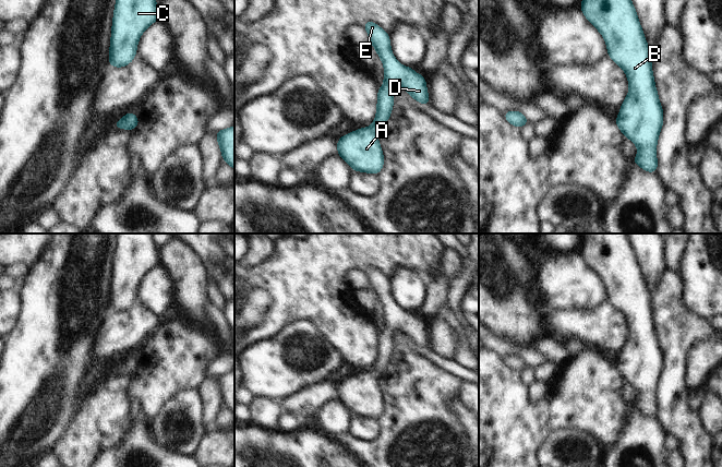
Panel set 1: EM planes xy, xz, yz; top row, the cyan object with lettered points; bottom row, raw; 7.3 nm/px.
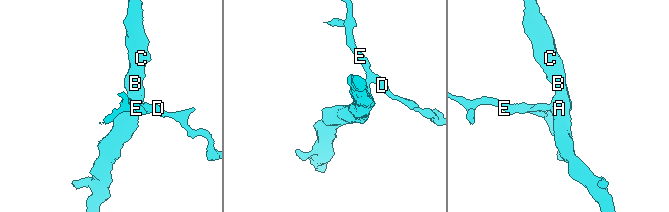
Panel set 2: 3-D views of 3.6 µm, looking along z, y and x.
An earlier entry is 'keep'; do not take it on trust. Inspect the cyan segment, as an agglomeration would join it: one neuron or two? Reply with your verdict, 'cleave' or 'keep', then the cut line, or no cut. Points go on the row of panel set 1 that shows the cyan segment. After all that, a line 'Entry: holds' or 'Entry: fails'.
keep; no cut
Entry: holds

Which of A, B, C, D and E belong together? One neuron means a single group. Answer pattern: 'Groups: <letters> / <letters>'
Groups: A B C D E

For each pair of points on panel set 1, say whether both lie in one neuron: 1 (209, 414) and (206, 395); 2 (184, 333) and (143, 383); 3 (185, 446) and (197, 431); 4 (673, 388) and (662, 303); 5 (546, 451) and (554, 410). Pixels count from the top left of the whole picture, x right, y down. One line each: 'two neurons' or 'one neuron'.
1: one neuron
2: one neuron
3: one neuron
4: one neuron
5: two neurons

